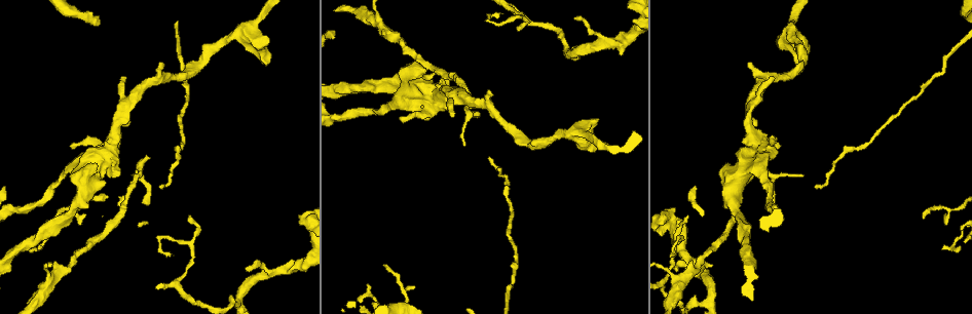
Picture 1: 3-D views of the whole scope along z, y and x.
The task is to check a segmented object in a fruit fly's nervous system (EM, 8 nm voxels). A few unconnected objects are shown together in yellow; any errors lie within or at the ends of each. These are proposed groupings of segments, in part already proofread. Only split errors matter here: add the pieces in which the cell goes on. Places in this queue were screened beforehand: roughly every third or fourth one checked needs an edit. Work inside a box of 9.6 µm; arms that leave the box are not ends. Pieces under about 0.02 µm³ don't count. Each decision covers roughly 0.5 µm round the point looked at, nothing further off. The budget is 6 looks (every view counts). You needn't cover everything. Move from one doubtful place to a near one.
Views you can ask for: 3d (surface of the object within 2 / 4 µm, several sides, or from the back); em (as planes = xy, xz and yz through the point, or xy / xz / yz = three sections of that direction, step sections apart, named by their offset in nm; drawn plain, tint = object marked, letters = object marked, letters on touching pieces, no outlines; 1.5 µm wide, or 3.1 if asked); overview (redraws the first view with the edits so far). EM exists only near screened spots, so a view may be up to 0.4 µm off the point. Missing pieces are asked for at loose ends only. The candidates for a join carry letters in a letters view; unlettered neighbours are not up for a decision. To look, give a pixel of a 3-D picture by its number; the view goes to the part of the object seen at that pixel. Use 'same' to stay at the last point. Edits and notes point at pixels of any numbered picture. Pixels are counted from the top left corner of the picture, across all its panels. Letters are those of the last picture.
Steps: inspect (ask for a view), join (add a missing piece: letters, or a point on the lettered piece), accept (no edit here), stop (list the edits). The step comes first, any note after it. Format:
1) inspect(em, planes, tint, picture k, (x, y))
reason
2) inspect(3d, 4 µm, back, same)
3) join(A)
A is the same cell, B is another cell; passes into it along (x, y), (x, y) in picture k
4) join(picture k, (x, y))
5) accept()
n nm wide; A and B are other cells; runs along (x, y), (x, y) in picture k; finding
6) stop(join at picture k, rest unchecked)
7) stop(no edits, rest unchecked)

inspect(3d, 4 µm, picture 1, (452, 117))
an open end

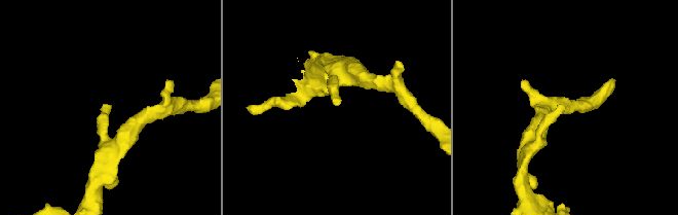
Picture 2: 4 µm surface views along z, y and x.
inspect(em, planes, letters, picture 2, (562, 107))
shape alone is not enough

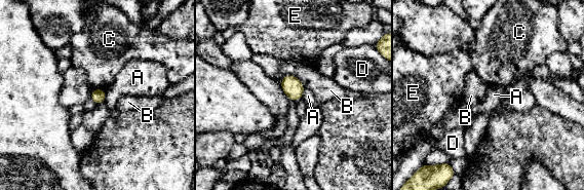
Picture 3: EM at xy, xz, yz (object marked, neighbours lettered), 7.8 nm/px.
accept()
110 nm wide; A, B, C, D and E are other cells; border along (92, 87), (105, 89) in picture 3; no lettered piece goes on from it

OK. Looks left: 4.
inspect(3d, 2 µm, picture 1, (499, 15))
thin end

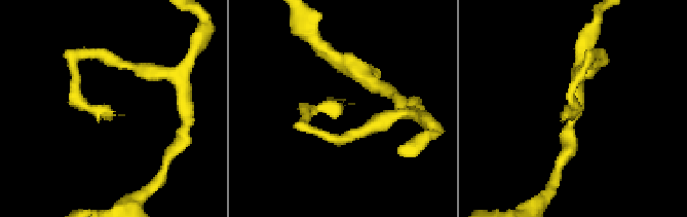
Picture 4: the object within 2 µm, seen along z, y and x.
inspect(em, xy, step 4, letters, picture 4, (110, 119))

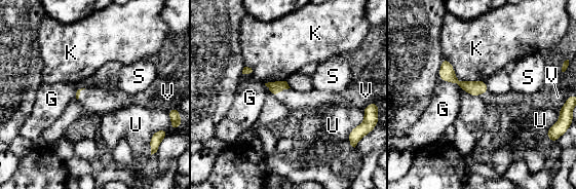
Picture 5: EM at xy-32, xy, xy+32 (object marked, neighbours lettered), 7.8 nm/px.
accept()
G, K, S, U and V are other cells; border along (443, 58), (438, 79) in picture 5; no lettered piece goes on from it

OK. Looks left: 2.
inspect(3d, 4 µm, picture 1, (246, 271))
branch stops here

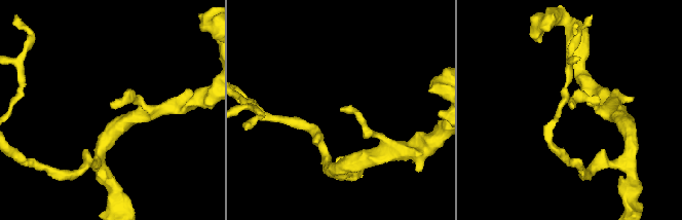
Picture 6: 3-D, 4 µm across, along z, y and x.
inspect(em, planes, letters, picture 6, (573, 105))

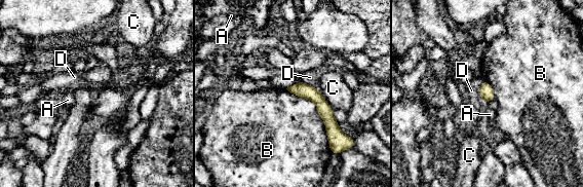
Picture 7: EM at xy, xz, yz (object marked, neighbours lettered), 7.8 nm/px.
accept()
120 nm wide; B touches over 600 nm; A, B, C and D are other cells; no lettered piece goes on from it

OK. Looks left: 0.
stop(no edits, rest unchecked)

